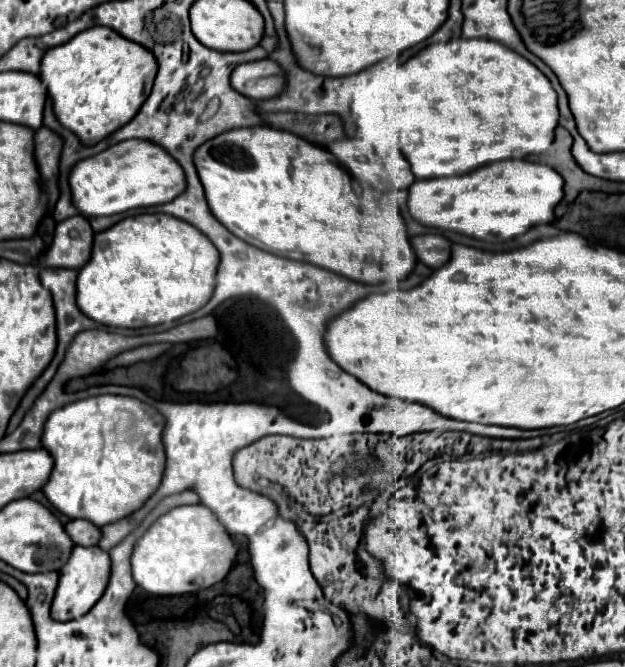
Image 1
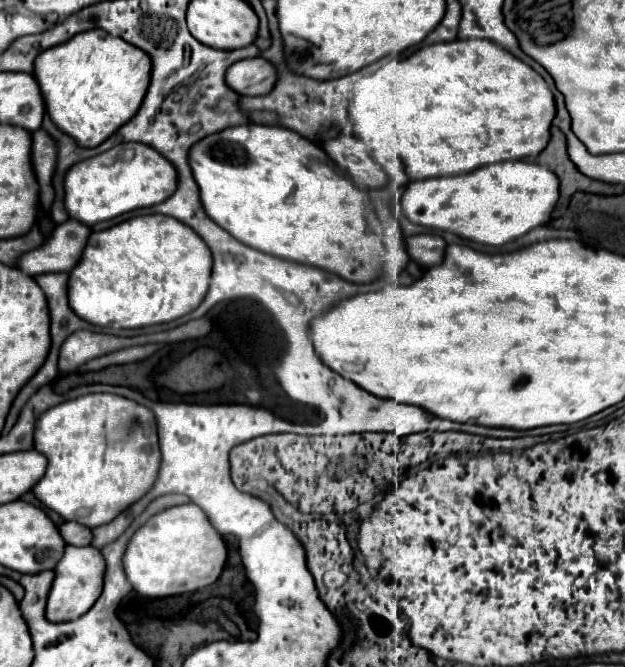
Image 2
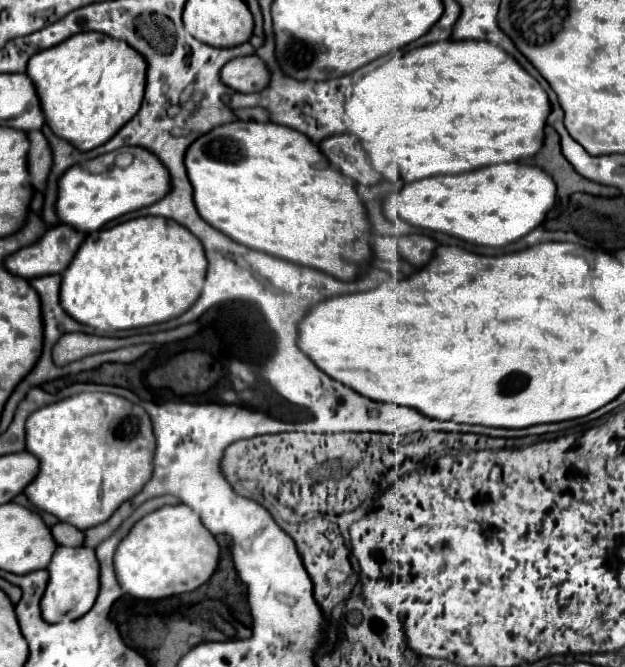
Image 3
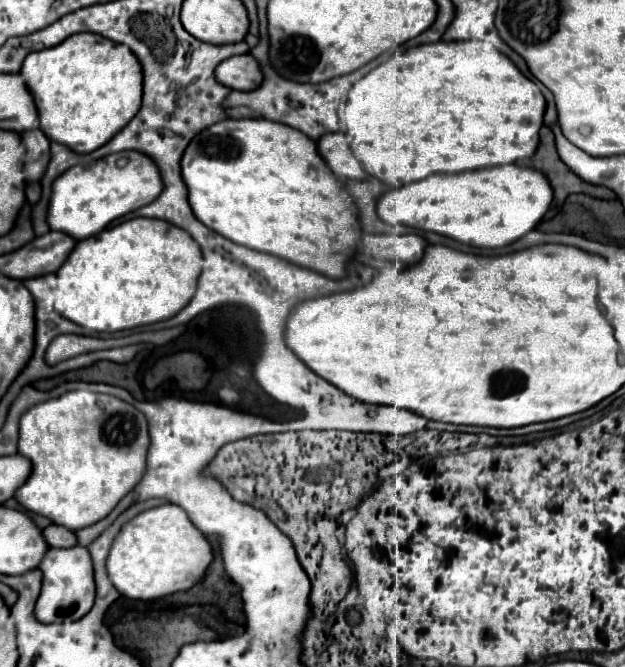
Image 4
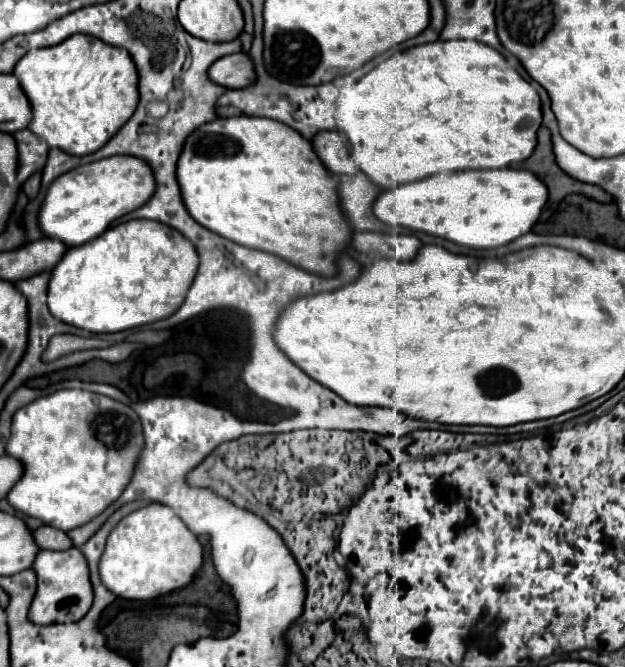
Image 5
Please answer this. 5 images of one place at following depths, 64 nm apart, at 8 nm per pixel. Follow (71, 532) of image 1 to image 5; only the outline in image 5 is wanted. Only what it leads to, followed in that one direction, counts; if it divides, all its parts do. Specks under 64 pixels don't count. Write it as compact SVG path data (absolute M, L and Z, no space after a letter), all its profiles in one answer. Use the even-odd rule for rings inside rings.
M40 526L32 536L40 550L68 550L72 546L72 540L66 536L66 532L48 526Z

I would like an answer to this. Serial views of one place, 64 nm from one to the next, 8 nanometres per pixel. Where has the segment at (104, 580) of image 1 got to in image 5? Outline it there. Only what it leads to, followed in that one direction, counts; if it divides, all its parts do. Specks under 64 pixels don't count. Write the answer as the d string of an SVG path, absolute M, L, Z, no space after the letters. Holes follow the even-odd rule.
M68 548L62 552L40 550L36 554L32 570L36 572L36 578L38 578L36 596L28 610L28 620L32 624L48 626L48 624L60 624L60 622L76 622L90 610L92 584L88 576L88 564L80 554L80 550L76 548Z

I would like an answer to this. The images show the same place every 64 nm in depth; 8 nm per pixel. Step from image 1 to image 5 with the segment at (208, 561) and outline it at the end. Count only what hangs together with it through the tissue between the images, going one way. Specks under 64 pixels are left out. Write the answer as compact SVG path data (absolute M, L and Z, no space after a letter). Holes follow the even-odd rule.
M148 504L140 510L134 510L112 528L98 566L100 580L112 594L126 600L152 600L192 582L196 570L202 566L202 544L192 532L188 532L172 508L162 504Z

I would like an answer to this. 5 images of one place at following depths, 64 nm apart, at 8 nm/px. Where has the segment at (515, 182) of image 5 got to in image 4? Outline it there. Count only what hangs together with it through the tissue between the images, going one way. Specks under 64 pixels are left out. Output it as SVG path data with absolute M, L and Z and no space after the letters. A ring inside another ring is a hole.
M508 164L458 174L432 174L424 180L404 184L386 192L378 200L376 212L390 226L404 224L476 248L500 248L528 234L546 214L550 202L552 188L544 174Z

